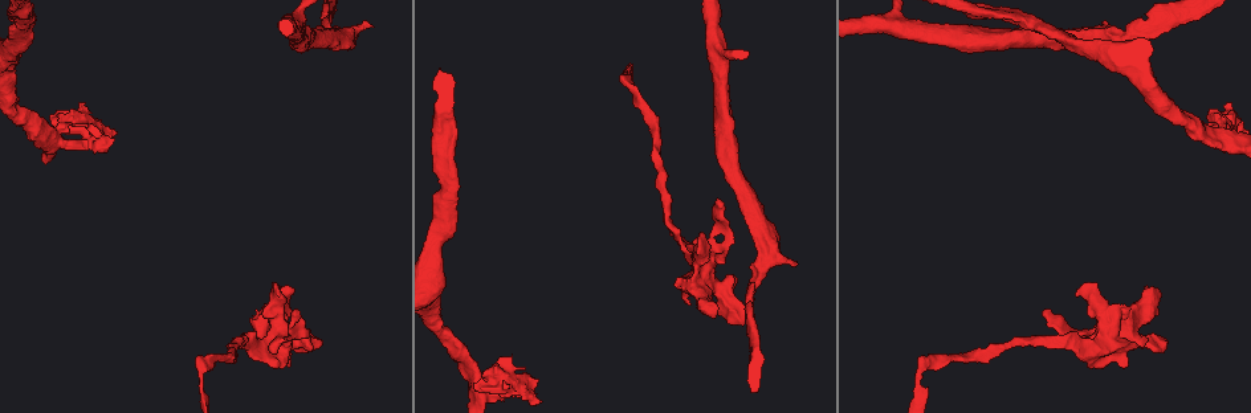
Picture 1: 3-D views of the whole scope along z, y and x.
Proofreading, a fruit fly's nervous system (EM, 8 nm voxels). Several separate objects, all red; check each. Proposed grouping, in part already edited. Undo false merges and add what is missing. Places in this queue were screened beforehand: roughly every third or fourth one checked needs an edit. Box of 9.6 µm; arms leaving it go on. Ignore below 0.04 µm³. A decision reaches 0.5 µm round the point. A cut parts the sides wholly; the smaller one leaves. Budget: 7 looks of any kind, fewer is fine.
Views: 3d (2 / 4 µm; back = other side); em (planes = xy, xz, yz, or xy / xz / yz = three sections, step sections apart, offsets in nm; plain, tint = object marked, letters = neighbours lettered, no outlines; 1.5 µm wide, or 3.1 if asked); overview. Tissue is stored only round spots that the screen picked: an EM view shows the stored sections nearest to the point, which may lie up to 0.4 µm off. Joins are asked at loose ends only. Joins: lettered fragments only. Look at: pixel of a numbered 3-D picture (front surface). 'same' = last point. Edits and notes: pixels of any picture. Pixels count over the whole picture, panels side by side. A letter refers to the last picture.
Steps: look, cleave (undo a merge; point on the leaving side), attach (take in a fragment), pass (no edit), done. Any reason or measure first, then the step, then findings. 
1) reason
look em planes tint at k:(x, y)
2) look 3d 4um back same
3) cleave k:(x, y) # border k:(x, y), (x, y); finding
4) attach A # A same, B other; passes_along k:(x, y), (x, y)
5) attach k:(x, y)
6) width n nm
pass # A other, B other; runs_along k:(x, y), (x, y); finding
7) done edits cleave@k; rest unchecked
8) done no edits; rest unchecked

thin neck
look 3d 4um at 1:(915, 387)

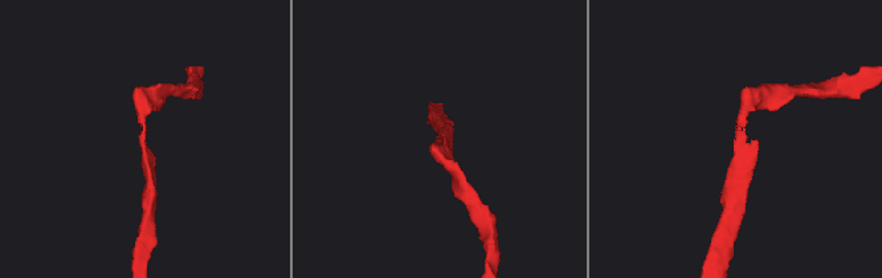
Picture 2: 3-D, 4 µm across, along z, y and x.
arm_widths 170, 190 nm; now the EM
look em planes tint at 2:(139, 137)

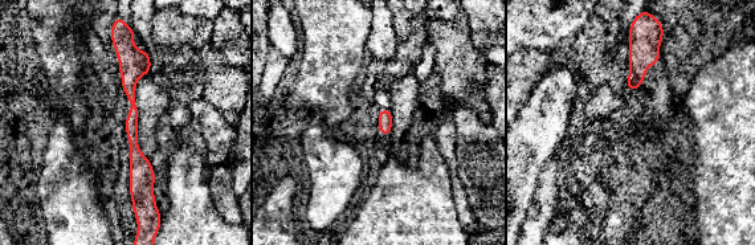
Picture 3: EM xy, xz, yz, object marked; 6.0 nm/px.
see the neighbours
look em planes letters same

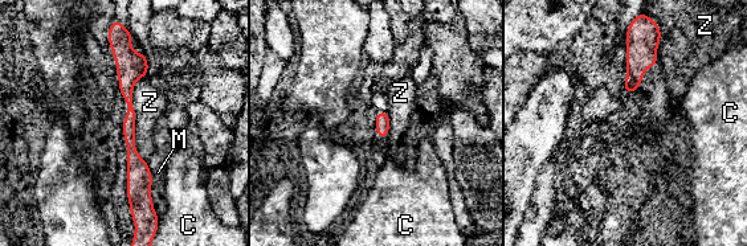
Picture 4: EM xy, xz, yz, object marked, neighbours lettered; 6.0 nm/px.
width 80 nm
pass # C other, M other, Z other; border 4:(143, 76), (133, 106), (146, 160); one neuron here

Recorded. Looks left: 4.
stops while still wide
look 3d 2um at 1:(679, 287)

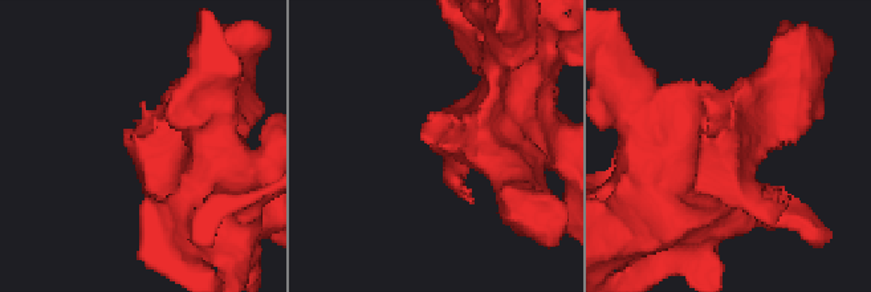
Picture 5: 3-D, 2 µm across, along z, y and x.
shape alone is not enough
look em planes letters at 5:(143, 108)

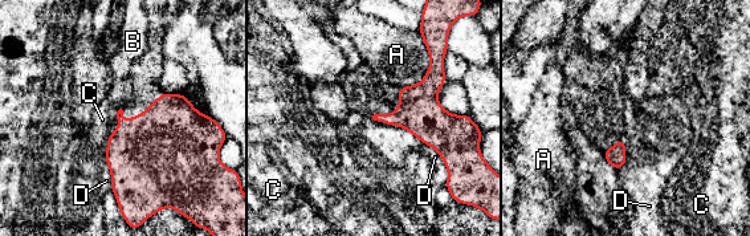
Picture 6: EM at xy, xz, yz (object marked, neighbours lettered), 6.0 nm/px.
pass # A other, B other, C other, D other; none of them fits

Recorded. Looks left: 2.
stops while still wide
look em xz step 8 tint at 1:(1106, 25)

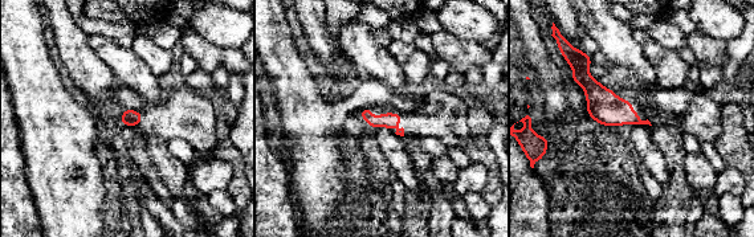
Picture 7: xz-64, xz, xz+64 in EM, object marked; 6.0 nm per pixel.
look em yz step 8 letters same

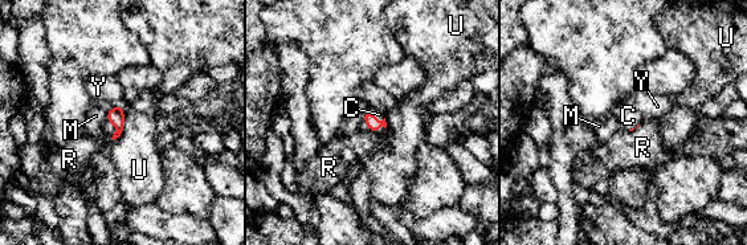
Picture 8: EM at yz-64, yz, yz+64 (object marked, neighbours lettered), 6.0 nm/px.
longest_contact U 220 nm
attach C # C same, M other, R other, U other, Y other; it goes on there

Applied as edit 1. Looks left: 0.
done edits attach@8; rest unchecked

